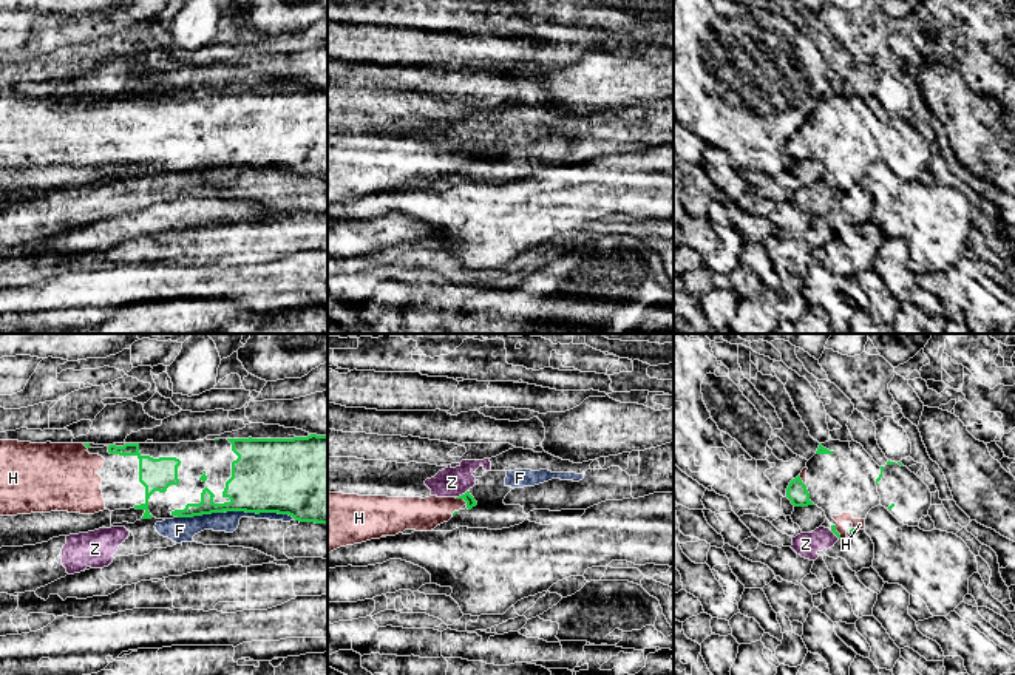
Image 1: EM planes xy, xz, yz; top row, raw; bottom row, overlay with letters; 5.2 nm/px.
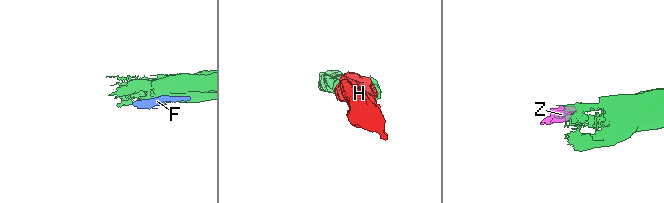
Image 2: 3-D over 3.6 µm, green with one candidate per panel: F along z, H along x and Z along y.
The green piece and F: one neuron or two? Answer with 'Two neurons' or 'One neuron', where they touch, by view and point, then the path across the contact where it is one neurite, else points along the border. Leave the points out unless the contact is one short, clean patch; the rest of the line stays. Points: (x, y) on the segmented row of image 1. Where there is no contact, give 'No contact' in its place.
Two neurons. Touches green at xy (237, 510)

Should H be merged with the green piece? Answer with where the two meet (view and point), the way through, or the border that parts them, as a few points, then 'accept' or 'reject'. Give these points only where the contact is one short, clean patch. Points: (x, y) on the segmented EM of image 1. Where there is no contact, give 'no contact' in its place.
contact xz (461, 498); accept

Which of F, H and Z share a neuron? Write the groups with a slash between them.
F Z / H

